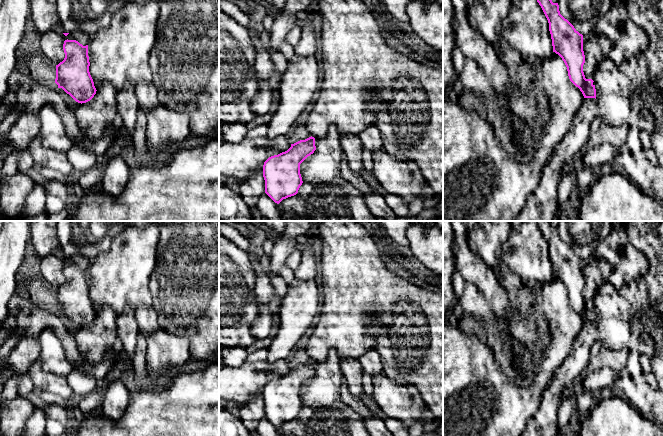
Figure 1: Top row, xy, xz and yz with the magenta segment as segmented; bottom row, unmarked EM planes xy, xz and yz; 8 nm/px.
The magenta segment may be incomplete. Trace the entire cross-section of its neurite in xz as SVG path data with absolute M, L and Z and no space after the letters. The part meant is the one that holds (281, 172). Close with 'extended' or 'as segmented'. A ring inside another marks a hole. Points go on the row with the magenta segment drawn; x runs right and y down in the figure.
M315 138L300 140L278 155L269 157L263 165L265 193L277 204L294 196L302 185L300 164L316 150Z; as segmented

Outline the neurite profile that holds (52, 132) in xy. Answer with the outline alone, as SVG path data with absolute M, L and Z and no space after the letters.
M47 104L41 107L39 116L39 135L43 146L67 153L73 146L73 143L66 134L62 119L57 114L55 108L51 104Z

